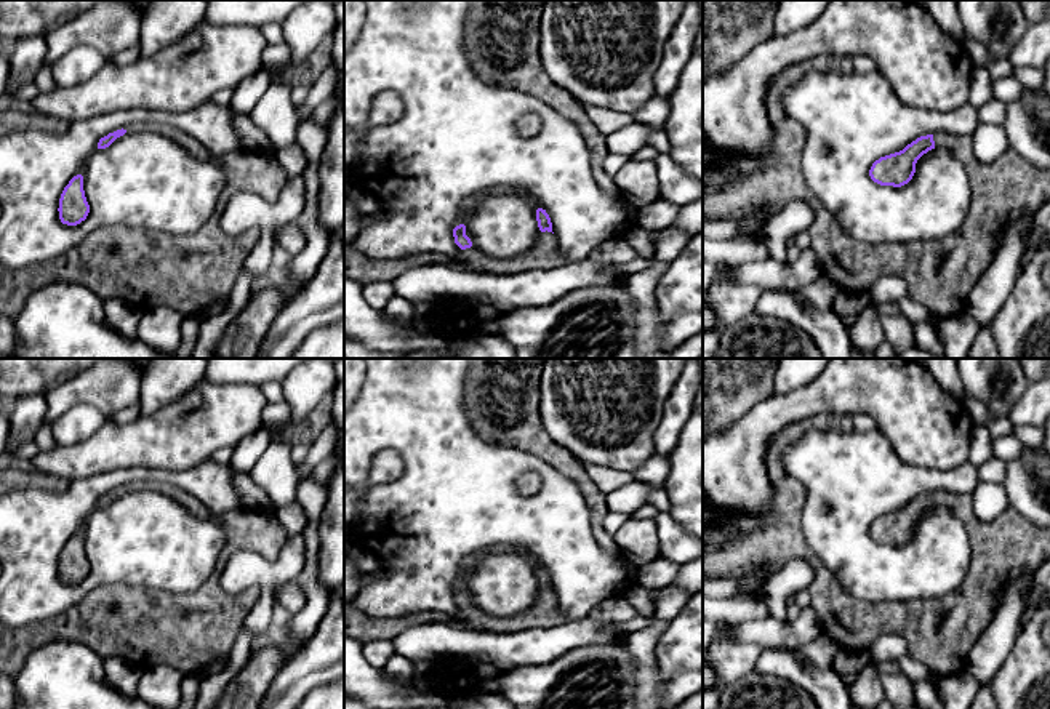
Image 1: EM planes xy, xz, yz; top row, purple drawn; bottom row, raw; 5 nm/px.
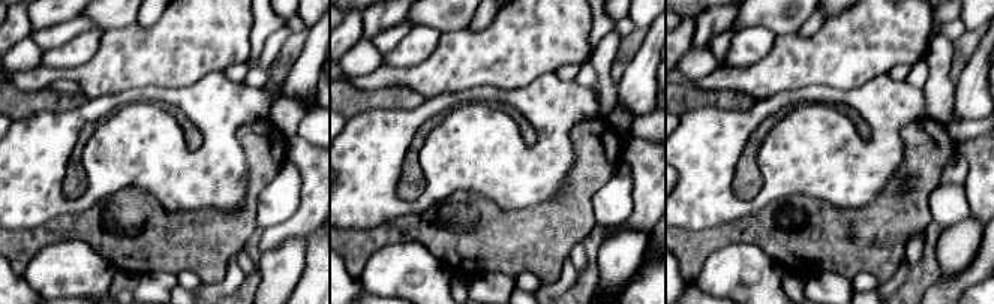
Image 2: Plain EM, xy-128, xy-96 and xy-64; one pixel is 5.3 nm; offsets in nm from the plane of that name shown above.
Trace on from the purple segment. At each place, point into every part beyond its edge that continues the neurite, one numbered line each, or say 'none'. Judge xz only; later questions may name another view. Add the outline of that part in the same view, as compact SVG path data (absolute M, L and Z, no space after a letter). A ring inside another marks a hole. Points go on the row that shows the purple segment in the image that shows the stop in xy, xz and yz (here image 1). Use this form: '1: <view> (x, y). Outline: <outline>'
1: xz (545, 253). Outline: M541 232L535 245L514 259L495 259L471 246L458 258L447 258L437 253L408 254L399 259L378 259L360 253L352 242L344 243L344 275L362 285L386 282L408 269L439 264L475 274L519 274L528 269L552 269L567 261L559 253L552 232Z

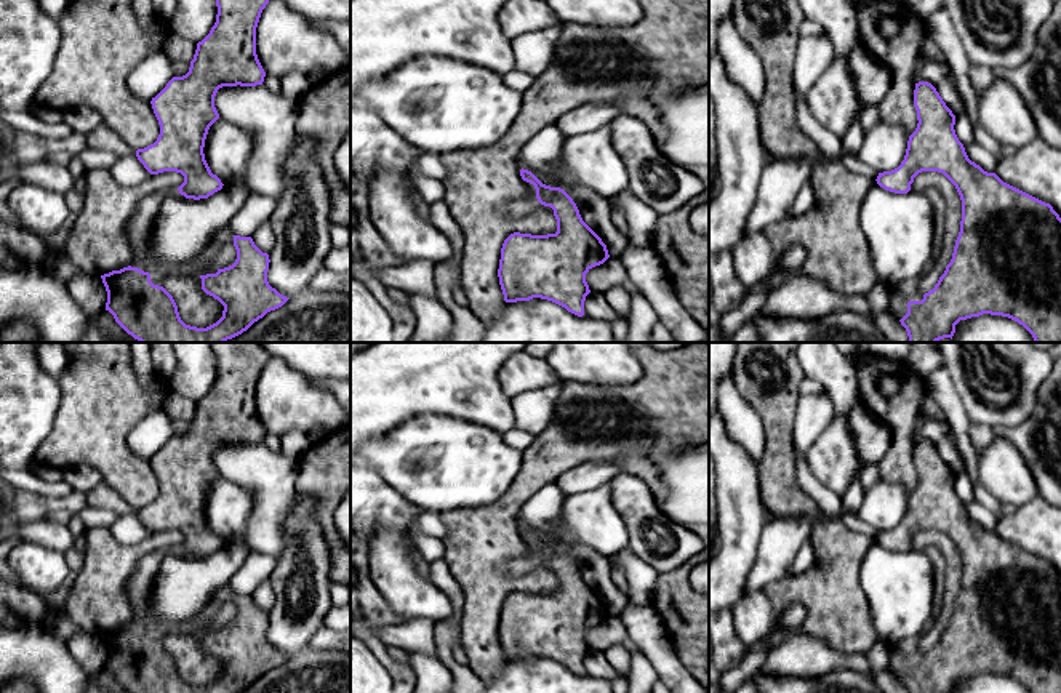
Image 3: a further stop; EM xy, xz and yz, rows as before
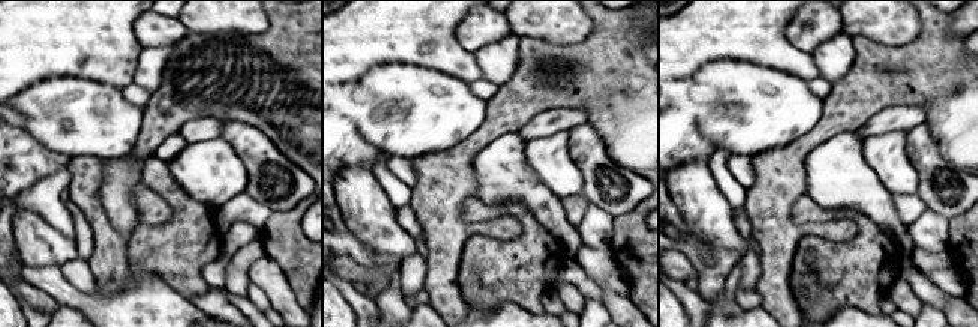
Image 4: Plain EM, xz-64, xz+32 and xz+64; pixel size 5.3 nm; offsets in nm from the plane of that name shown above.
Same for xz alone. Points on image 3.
1: xz (522, 207). Outline: M533 192L526 198L518 198L509 203L509 216L512 218L523 218L523 216L536 213L538 210L549 210L554 213L551 206L544 206L538 202L536 192Z

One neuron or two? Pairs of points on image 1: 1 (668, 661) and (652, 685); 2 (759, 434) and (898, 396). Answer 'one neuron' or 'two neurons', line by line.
1: two neurons
2: one neuron

